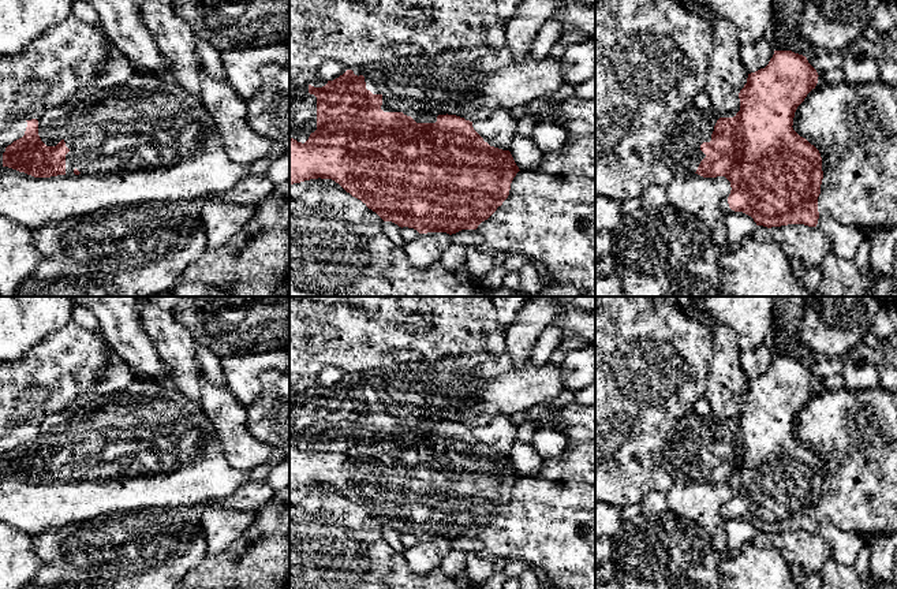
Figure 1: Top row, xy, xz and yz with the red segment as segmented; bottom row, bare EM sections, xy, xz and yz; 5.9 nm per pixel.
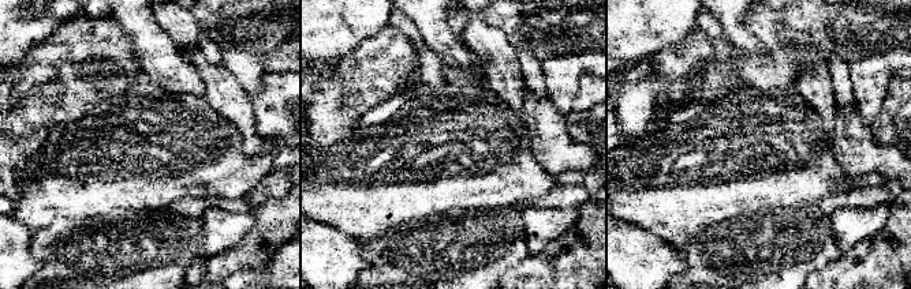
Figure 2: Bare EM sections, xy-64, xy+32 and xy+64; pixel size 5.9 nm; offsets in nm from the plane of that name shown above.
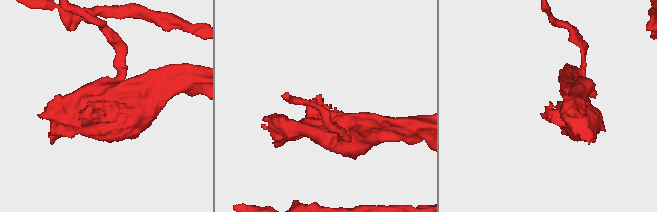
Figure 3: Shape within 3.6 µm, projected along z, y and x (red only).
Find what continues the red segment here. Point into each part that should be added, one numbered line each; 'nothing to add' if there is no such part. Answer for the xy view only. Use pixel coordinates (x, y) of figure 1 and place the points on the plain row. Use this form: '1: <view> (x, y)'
nothing to add

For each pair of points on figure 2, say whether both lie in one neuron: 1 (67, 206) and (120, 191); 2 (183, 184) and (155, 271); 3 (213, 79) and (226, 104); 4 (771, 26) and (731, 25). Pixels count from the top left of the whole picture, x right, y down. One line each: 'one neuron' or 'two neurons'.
1: one neuron
2: two neurons
3: one neuron
4: two neurons

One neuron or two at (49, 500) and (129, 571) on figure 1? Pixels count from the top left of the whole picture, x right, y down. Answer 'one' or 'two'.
two

